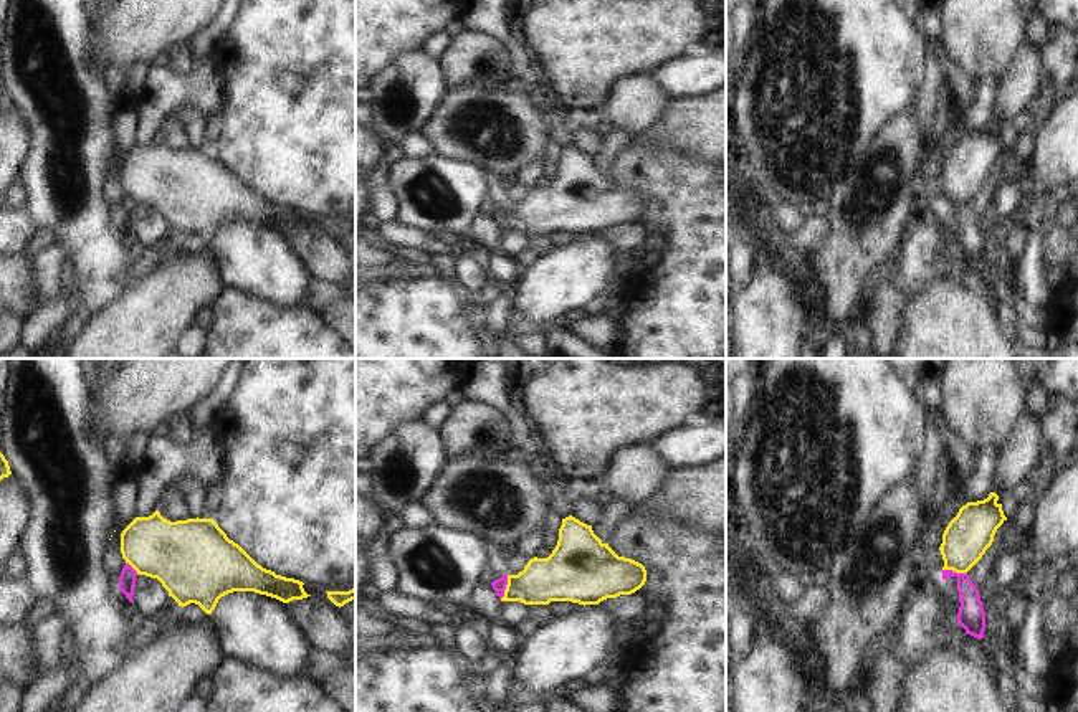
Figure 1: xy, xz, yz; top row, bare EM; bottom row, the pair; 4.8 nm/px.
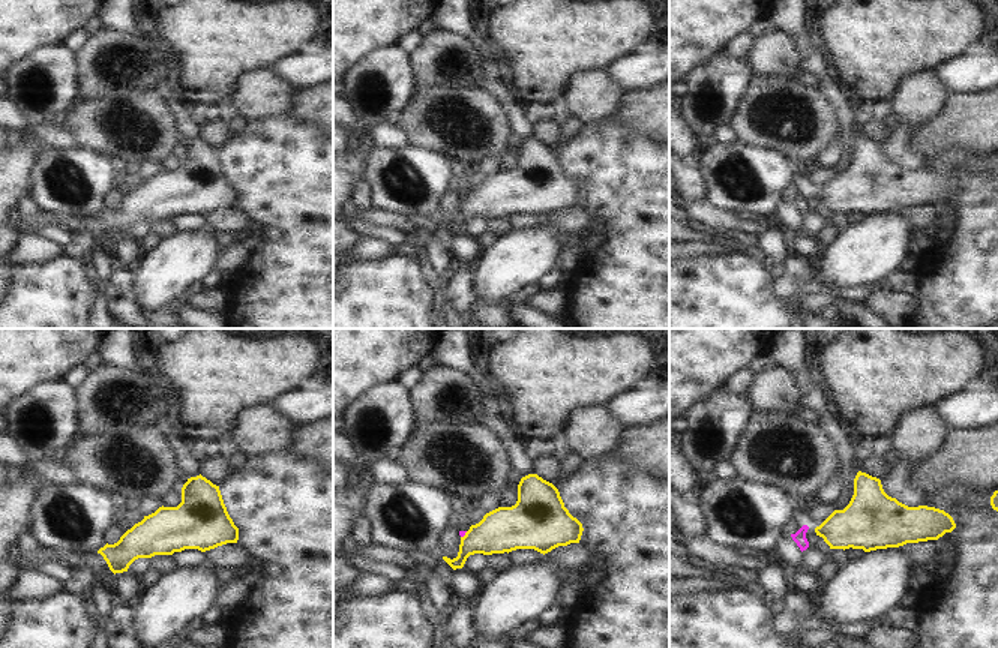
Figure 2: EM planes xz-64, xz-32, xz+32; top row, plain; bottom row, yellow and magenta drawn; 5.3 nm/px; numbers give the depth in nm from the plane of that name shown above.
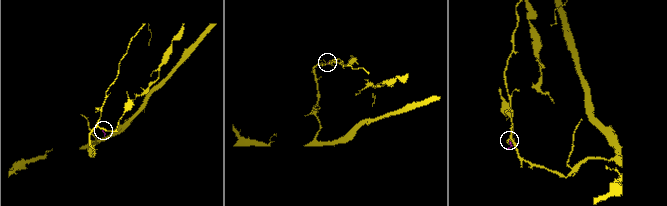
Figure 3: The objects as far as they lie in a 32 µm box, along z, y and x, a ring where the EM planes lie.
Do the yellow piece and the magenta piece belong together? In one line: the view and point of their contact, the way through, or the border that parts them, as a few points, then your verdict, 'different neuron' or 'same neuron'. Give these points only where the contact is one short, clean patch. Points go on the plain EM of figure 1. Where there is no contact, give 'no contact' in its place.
contact xz (506, 217); border xz (508, 205), (505, 223), (500, 228); different neuron

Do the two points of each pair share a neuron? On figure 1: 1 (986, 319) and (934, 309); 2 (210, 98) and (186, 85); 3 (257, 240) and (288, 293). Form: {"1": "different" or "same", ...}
{"1": "same", "2": "same", "3": "same"}

